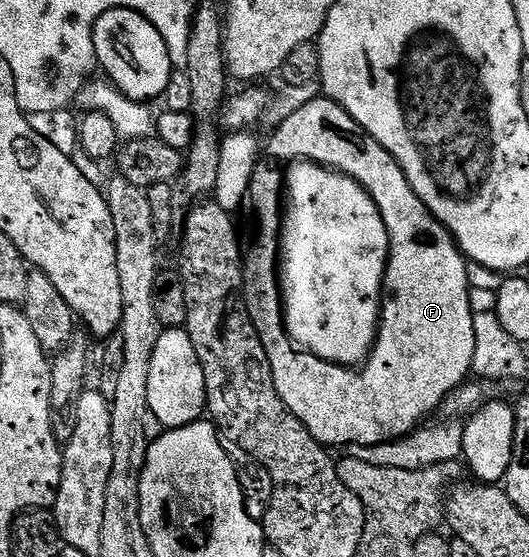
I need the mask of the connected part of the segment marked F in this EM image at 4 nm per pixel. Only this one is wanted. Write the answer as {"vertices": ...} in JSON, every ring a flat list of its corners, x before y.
{"vertices":[[325,95,315,96,313,101,304,103,304,107,281,118,277,124,278,130,270,137,270,153,276,160,285,163,295,159,313,161,315,165,346,173,353,181,364,186,384,219,384,227,390,236,390,258,386,261,386,283,377,324,378,335,364,368,337,365,299,349,286,331,280,284,278,240,282,232,280,210,284,205,284,173,283,170,269,169,266,163,259,164,252,175,248,205,254,208,255,235,262,241,270,242,266,249,259,251,258,257,250,252,245,254,242,278,246,310,260,335,260,343,264,343,276,391,280,399,284,399,284,407,288,407,288,411,292,411,292,415,296,415,296,419,300,419,300,423,304,423,310,434,324,446,384,444,406,437,425,422,422,420,429,413,438,413,446,397,469,378,466,376,471,376,476,355,476,309,470,306,472,286,468,262,455,245,454,238,431,215,428,207,424,207,420,195,412,191,400,163,396,163,396,159,392,159,392,155,388,155,388,151,384,151,384,147,380,147,380,143,376,143,376,139,372,139,372,135,368,135,364,127,360,127,360,123,356,123,356,119,352,119,352,115,348,115,348,111,344,111,344,107,337,105,333,99]]}

